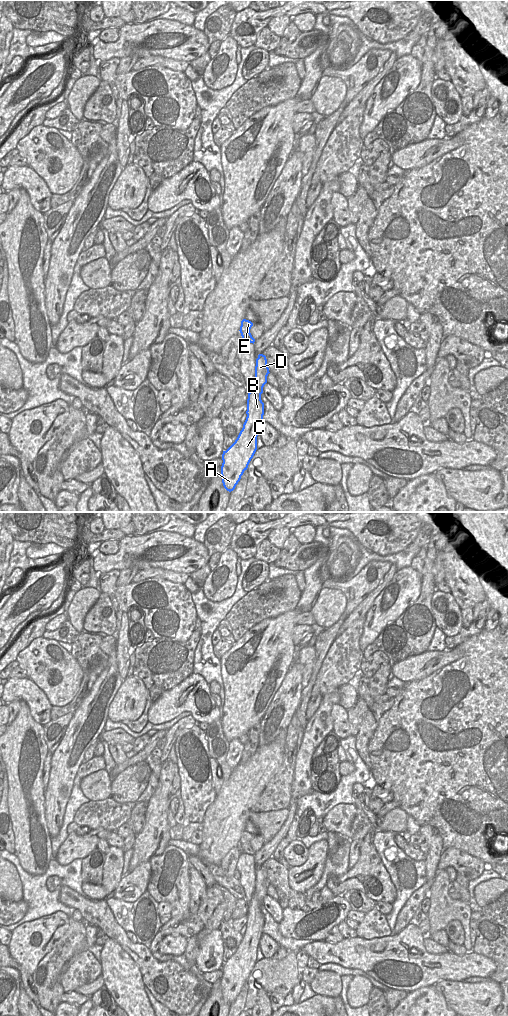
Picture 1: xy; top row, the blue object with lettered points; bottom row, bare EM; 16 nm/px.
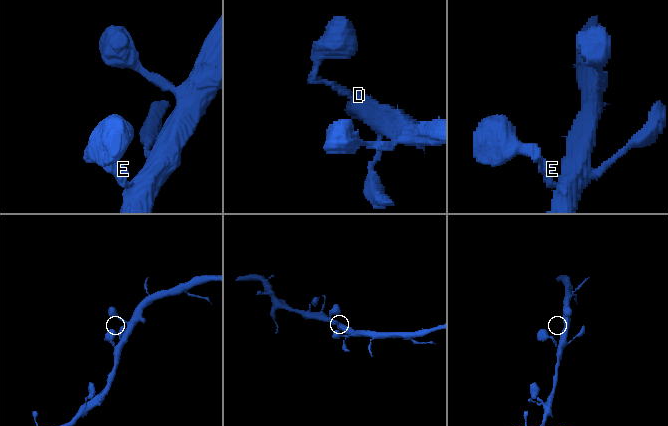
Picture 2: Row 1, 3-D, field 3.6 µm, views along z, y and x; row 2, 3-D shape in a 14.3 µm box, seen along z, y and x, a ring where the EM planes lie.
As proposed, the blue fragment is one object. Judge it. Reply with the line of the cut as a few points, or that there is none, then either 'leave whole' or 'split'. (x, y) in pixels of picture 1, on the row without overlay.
cut none; leave whole

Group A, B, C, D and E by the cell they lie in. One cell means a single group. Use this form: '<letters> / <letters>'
A B C D E

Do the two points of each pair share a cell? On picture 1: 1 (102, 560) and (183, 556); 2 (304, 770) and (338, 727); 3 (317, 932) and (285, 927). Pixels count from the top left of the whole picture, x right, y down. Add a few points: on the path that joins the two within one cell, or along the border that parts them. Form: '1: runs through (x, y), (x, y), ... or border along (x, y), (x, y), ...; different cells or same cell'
1: runs through (122, 560), (163, 560); same cell
2: border along (333, 705), (331, 710), (332, 729); different cells
3: runs through (309, 936), (299, 927), (293, 927); same cell

